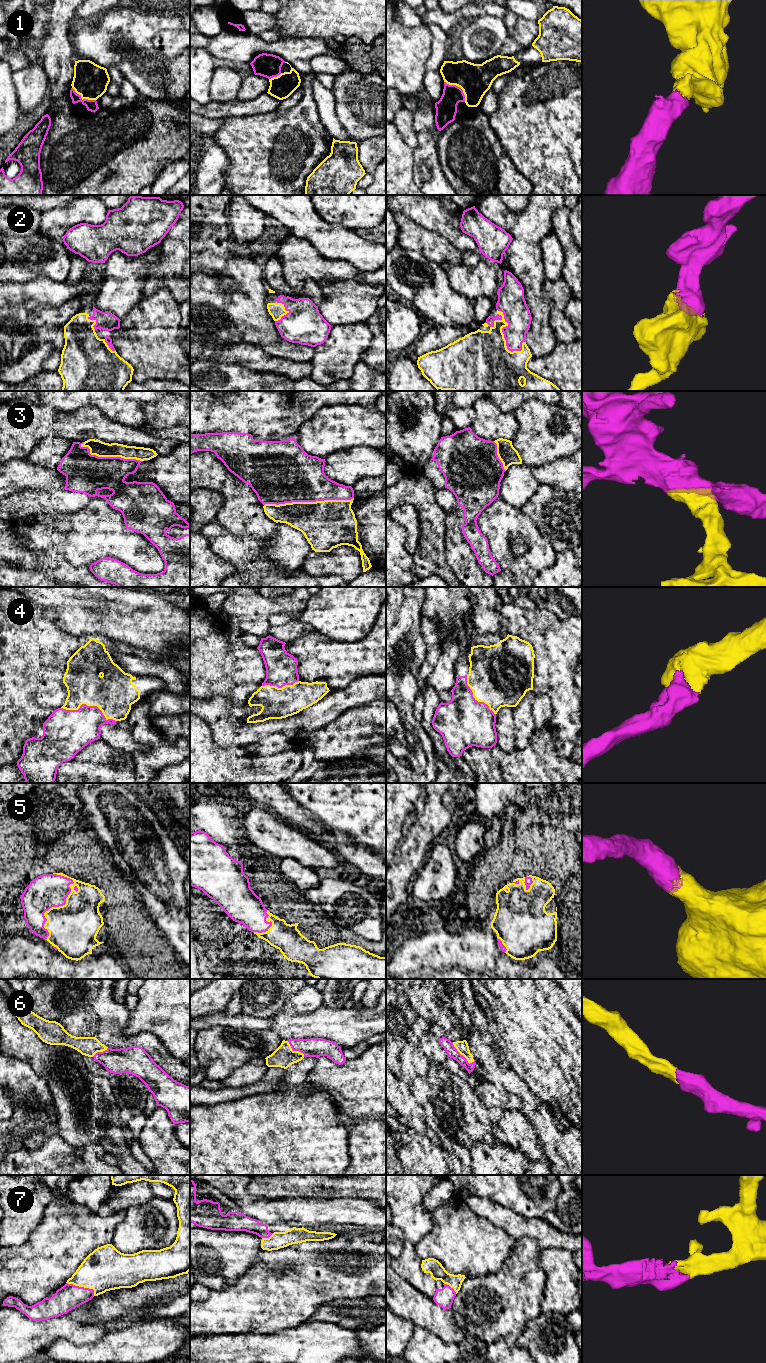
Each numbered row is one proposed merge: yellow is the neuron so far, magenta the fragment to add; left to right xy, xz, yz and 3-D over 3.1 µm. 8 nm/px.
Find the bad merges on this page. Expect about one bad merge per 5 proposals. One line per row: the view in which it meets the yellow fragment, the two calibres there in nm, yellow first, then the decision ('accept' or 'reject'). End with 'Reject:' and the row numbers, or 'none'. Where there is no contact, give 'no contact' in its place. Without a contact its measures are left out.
1: contact in yz; calibres 260 and 180 nm; accept
2: contact in yz; calibres 420 and 220 nm; accept
3: contact in xz; calibres 380 and 420 nm; accept
4: contact in xy; calibres 340 and 320 nm; accept
5: contact in xy; calibres 400 and 280 nm; accept
6: contact in yz; calibres 100 and 90 nm; accept
7: contact in xy; calibres 340 and 200 nm; accept
Reject: none

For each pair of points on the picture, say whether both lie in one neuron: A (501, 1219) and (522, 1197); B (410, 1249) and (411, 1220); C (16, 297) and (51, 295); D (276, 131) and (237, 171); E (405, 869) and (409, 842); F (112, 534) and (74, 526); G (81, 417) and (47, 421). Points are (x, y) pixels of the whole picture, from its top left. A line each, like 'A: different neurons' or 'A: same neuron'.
A: different neurons
B: different neurons
C: same neuron
D: same neuron
E: same neuron
F: same neuron
G: same neuron

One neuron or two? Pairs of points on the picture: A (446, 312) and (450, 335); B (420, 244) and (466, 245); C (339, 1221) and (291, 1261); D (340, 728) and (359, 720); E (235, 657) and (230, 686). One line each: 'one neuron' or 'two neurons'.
A: two neurons
B: two neurons
C: two neurons
D: one neuron
E: one neuron

